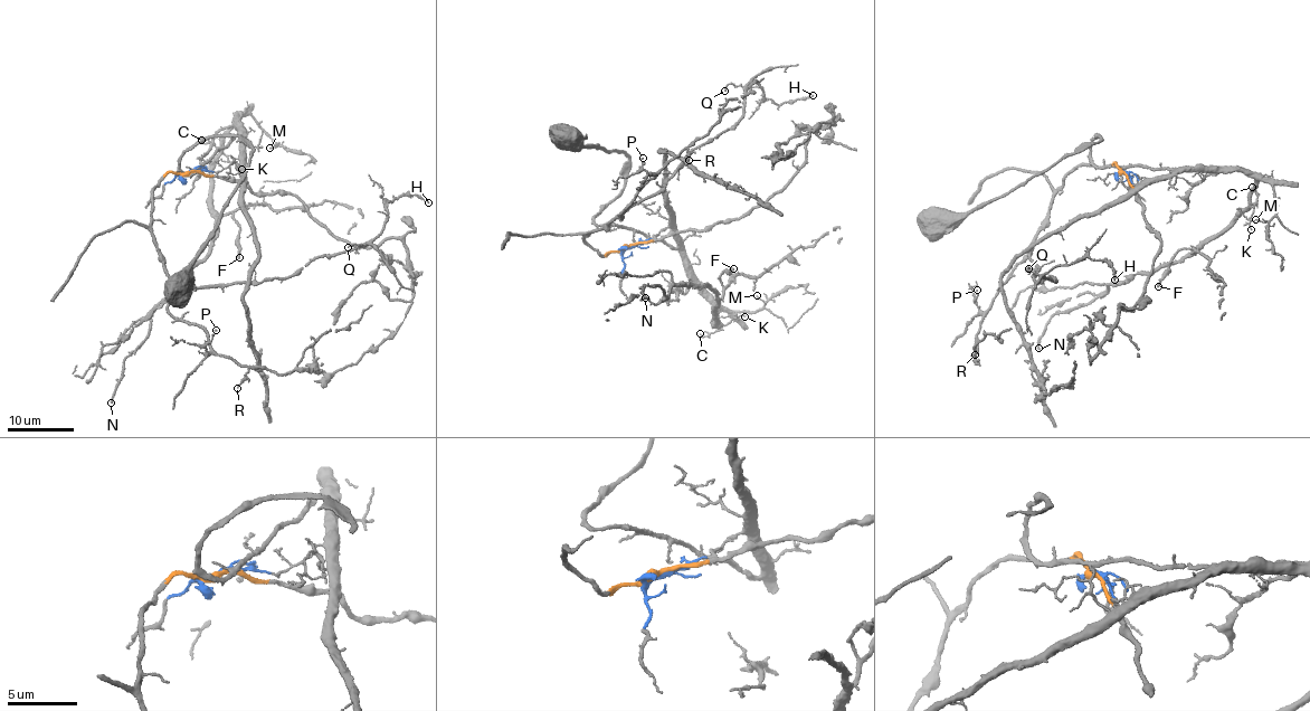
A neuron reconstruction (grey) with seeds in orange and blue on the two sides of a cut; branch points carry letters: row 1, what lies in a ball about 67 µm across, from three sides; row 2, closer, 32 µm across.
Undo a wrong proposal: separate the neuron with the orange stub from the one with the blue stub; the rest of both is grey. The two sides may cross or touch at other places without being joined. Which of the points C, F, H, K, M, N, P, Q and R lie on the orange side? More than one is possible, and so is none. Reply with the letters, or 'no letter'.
H, P, Q, R

